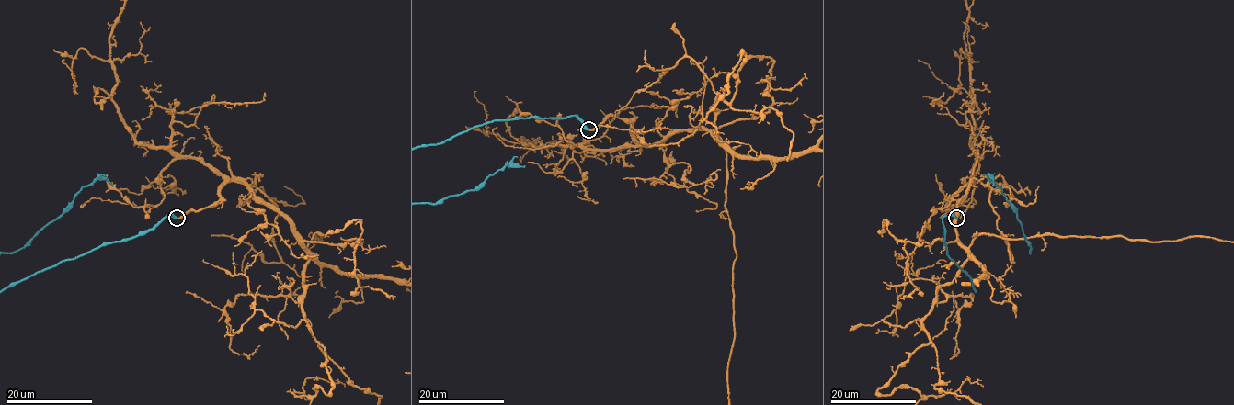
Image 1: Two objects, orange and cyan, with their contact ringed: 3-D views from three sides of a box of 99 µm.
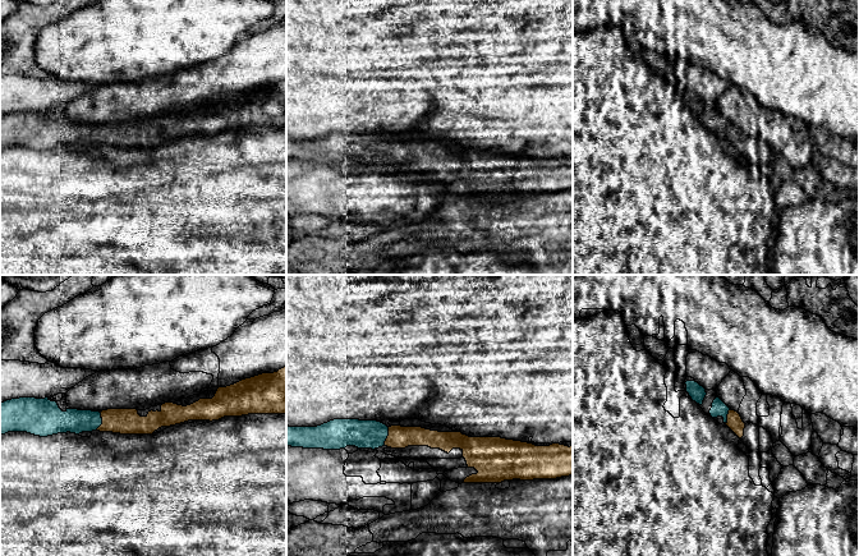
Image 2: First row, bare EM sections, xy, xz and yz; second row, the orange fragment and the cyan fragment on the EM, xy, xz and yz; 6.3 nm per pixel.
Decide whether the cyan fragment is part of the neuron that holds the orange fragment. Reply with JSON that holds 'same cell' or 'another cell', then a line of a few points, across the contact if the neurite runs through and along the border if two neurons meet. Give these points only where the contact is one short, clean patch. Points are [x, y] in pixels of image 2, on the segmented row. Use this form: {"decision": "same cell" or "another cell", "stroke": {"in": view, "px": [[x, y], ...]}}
{"decision": "same cell", "stroke": {"in": "xy", "px": [[118, 421], [102, 421], [73, 421]]}}

